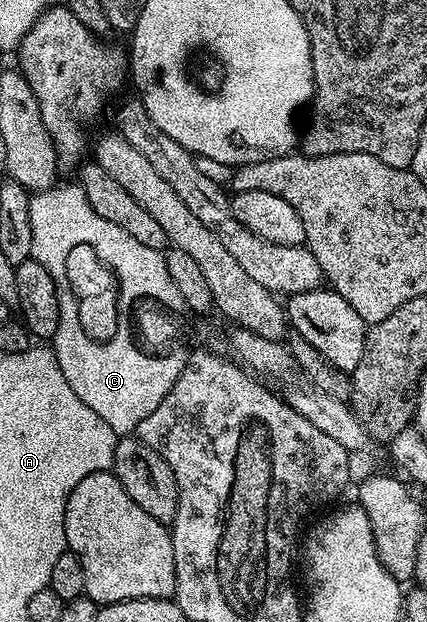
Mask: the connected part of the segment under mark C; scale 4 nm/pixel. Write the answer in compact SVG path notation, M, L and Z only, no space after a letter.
M75 182L64 188L56 186L34 193L29 202L29 224L33 226L31 259L41 262L41 266L53 274L57 286L57 307L61 310L61 318L57 322L53 347L61 374L73 386L78 398L115 432L134 433L141 422L161 406L165 394L173 390L173 382L177 382L182 374L179 360L147 360L147 356L139 356L123 336L119 336L115 344L87 344L87 336L83 336L79 324L75 324L75 304L71 304L71 292L67 292L63 262L76 255L75 248L87 248L86 259L110 262L119 268L119 276L123 276L123 296L139 296L139 292L143 292L143 296L159 296L159 300L167 300L167 304L179 304L181 290L177 290L177 282L171 277L166 255L149 250L149 246L141 246L133 234L125 234L121 226L113 226L113 222L101 218Z

